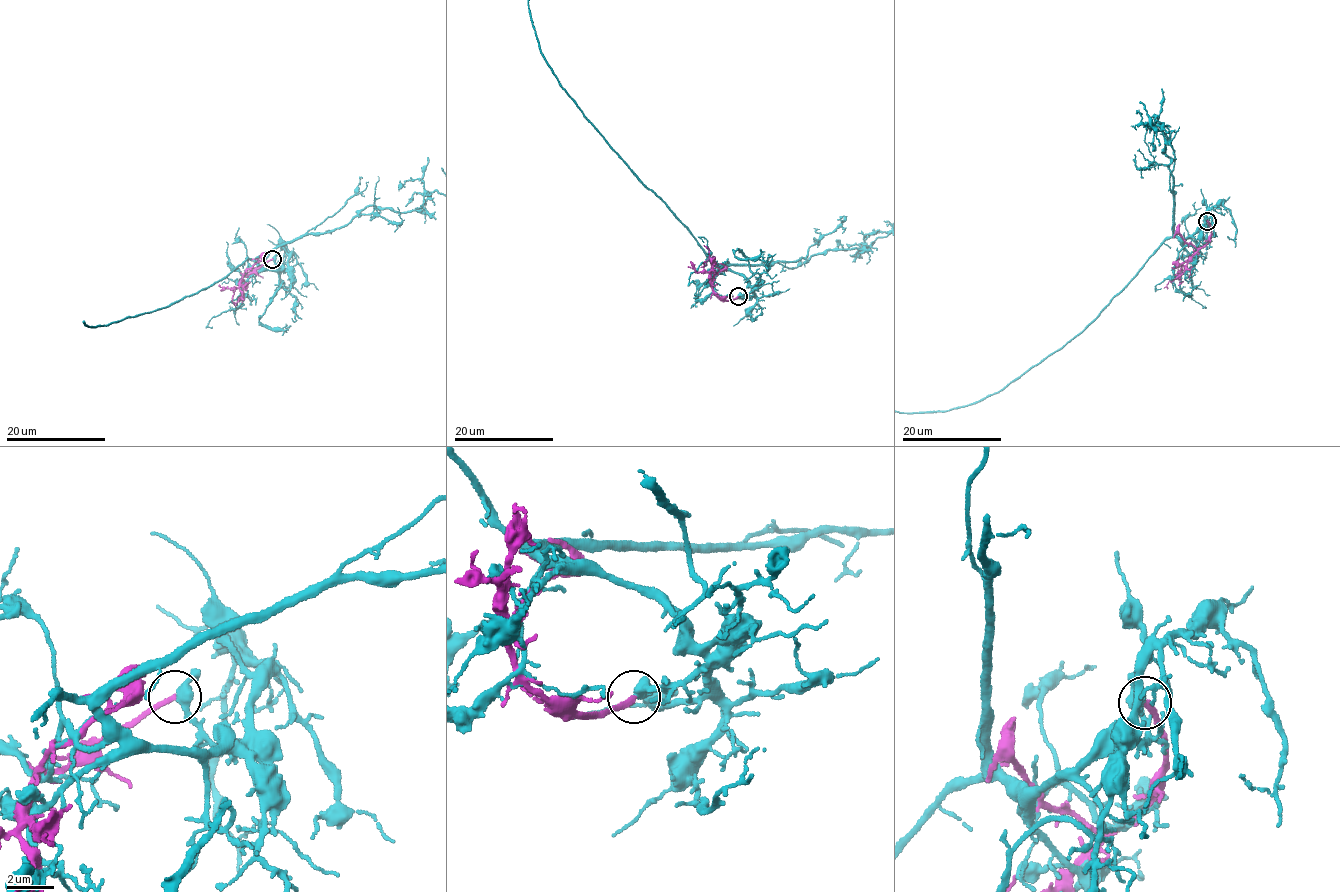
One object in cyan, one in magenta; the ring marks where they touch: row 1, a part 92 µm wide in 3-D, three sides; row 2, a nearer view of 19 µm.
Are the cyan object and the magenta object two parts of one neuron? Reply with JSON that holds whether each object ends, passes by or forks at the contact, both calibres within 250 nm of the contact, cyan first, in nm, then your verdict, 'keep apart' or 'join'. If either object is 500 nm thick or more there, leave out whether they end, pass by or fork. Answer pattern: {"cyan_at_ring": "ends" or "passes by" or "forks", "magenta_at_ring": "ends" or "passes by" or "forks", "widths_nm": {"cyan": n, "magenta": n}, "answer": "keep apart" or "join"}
{"cyan_at_ring": "passes by", "magenta_at_ring": "ends", "widths_nm": {"cyan": 400, "magenta": 240}, "answer": "keep apart"}

